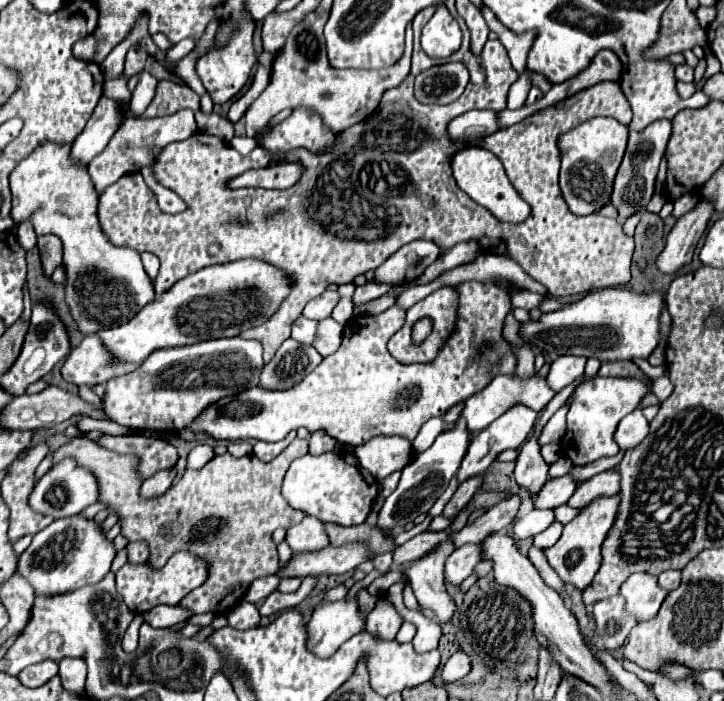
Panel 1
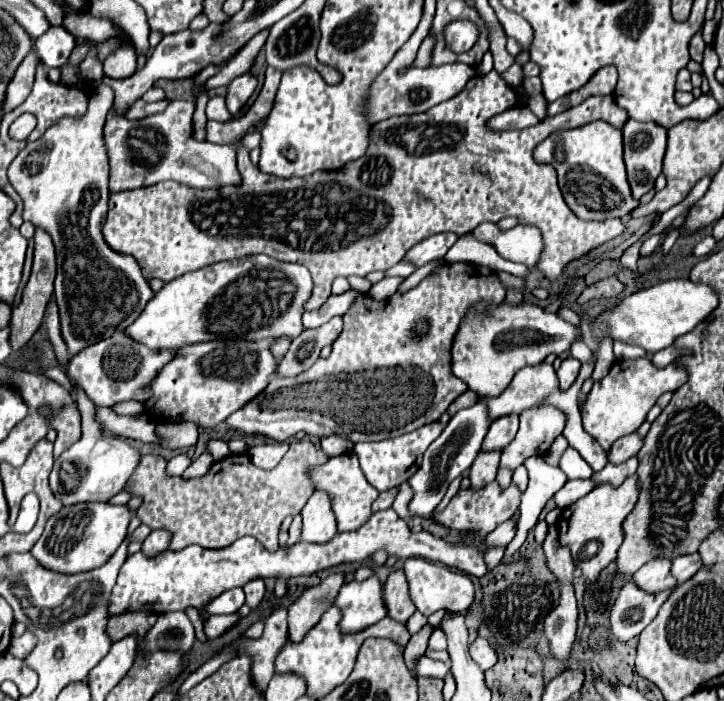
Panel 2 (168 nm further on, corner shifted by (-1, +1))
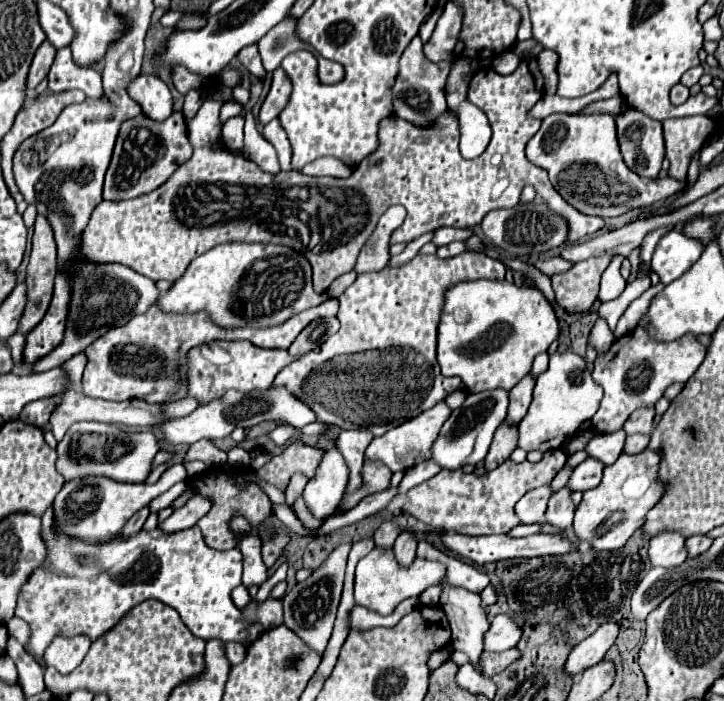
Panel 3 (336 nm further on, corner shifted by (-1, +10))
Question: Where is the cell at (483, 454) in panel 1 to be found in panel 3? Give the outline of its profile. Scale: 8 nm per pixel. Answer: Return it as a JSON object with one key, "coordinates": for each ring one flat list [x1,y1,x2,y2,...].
{"coordinates":[[528,375,518,385,512,387,508,415,506,415,504,423,508,423,508,425,518,425,520,423,520,419,526,415,526,409,532,401,532,389,534,389,534,381]]}

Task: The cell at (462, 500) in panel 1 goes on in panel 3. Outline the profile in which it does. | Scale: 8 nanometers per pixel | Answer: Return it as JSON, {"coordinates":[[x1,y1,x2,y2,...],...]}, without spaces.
{"coordinates":[[502,423,492,439,490,451,484,459,484,467,486,471,496,469,500,463,504,463,508,459,508,455,516,449,516,427,510,427,506,423]]}

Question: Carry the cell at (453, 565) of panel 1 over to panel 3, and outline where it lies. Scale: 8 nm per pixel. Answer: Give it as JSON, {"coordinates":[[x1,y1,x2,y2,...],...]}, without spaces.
{"coordinates":[[548,485,544,487,536,487,530,493,526,493,518,503,516,503,516,517,520,519,520,523,538,523,544,517,544,509,546,503,550,499,552,491]]}

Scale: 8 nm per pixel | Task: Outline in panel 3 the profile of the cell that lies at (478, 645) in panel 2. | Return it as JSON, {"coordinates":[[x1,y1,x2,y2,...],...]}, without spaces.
{"coordinates":[[496,615,484,633,484,651,500,653,516,647,520,633,520,627,508,615]]}

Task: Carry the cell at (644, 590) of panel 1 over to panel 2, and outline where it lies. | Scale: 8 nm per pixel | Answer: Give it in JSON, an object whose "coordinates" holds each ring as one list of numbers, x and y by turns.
{"coordinates":[[654,558,652,562,644,564,636,574,634,574,634,582,646,590,646,592,660,592,666,588,672,588,676,584,676,578,672,578,670,572,672,562,668,558]]}

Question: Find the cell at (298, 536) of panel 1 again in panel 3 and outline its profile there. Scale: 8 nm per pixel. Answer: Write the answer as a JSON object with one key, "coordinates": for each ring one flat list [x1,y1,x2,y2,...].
{"coordinates":[[322,435,316,445,320,445,326,455,316,469,316,475,308,481,304,489,304,503,316,519,324,521,338,509,344,497,344,485,348,483,348,467,344,465,344,459,334,447,334,437]]}

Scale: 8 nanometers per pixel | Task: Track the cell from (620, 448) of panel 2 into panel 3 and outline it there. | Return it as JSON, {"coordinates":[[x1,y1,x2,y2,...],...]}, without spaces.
{"coordinates":[[650,407,650,409,638,409,624,423,624,433,626,435,636,435,636,433,650,435,652,427,654,427,654,407]]}

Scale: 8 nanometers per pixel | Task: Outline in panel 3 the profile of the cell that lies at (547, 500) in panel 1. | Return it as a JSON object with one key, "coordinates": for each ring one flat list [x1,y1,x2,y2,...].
{"coordinates":[[596,459,582,461,578,467,574,467,574,471,568,479,568,489,574,489,574,491,594,489,602,479,602,469,604,469,604,465]]}

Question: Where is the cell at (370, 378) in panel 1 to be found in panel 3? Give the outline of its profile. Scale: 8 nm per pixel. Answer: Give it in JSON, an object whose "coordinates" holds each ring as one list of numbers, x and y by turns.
{"coordinates":[[470,251,450,259,416,255,402,267,358,275,338,297,340,331,330,337,330,345,286,365,272,387,286,387,296,399,300,397,322,423,338,429,364,429,380,437,460,389,460,377,440,375,436,361,438,323,446,291,462,281,502,281,504,275,506,265,502,261]]}

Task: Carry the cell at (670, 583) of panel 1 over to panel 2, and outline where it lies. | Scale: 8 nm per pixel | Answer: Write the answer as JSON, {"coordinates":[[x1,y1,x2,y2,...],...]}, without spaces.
{"coordinates":[[686,554,686,556,680,556,672,562,672,574,676,576,678,582,686,582,688,578,692,578,702,566,702,558,700,554]]}

